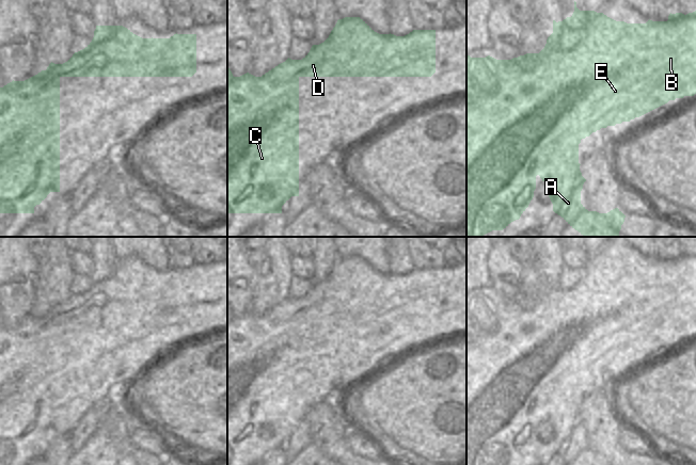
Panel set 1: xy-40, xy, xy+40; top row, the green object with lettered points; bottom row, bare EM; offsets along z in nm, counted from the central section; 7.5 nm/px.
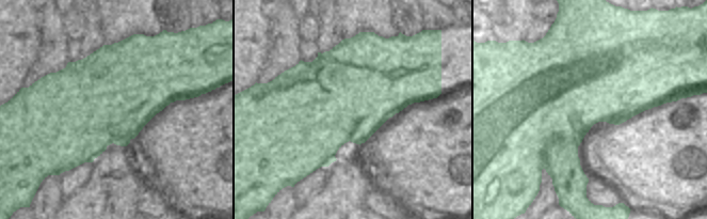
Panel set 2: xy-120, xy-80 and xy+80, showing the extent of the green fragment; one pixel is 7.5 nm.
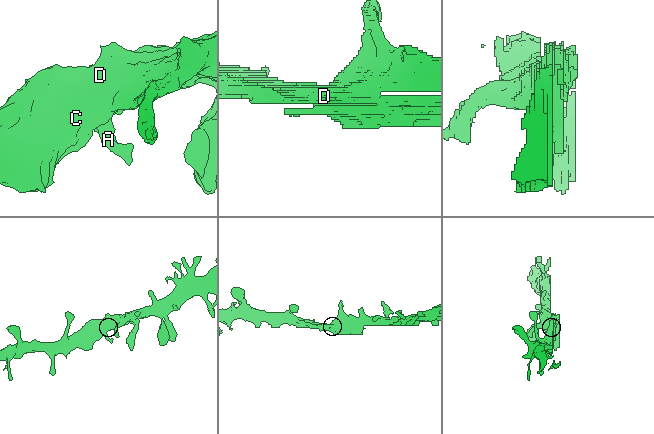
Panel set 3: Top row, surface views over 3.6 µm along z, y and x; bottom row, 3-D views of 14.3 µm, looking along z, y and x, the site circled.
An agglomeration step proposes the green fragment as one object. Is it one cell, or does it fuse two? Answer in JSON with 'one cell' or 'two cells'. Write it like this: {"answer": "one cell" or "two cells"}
{"answer": "one cell"}

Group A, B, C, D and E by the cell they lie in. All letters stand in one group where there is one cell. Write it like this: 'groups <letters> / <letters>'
groups A B C D E

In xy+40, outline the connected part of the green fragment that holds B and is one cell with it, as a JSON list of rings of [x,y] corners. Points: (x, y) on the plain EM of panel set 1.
[[[574,240],[574,251],[563,260],[553,259],[553,272],[548,276],[544,287],[539,292],[526,292],[511,299],[471,296],[466,293],[466,465],[508,465],[519,459],[534,436],[536,415],[547,423],[553,450],[570,465],[621,465],[626,454],[615,447],[607,452],[588,450],[581,443],[581,430],[586,418],[582,415],[579,402],[579,383],[592,371],[630,360],[676,337],[696,333],[696,250],[686,254],[669,253],[667,260],[648,259],[646,262],[627,262],[616,260],[603,252],[580,250]]]

